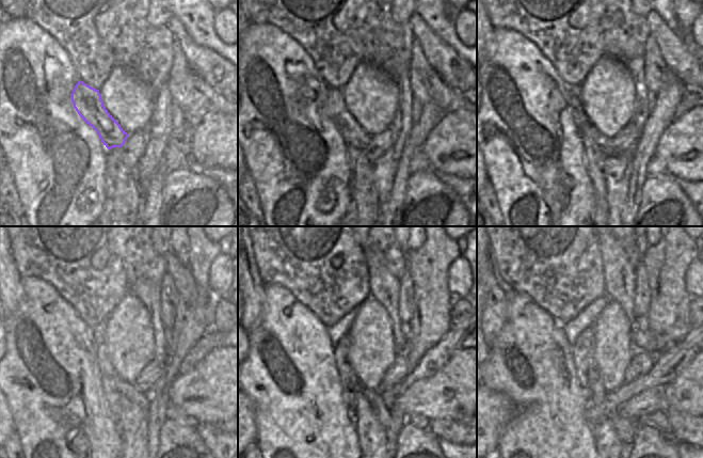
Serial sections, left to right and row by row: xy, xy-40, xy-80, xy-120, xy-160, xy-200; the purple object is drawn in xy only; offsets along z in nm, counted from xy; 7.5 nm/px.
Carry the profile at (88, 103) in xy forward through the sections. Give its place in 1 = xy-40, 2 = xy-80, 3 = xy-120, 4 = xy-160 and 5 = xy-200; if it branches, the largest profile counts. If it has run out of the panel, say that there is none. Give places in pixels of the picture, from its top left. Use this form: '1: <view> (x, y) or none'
1: xy-40 (351, 131)
2: xy-80 (585, 127)
3: xy-120 (129, 391)
4: xy-160 (381, 406)
5: xy-200 (625, 428)

